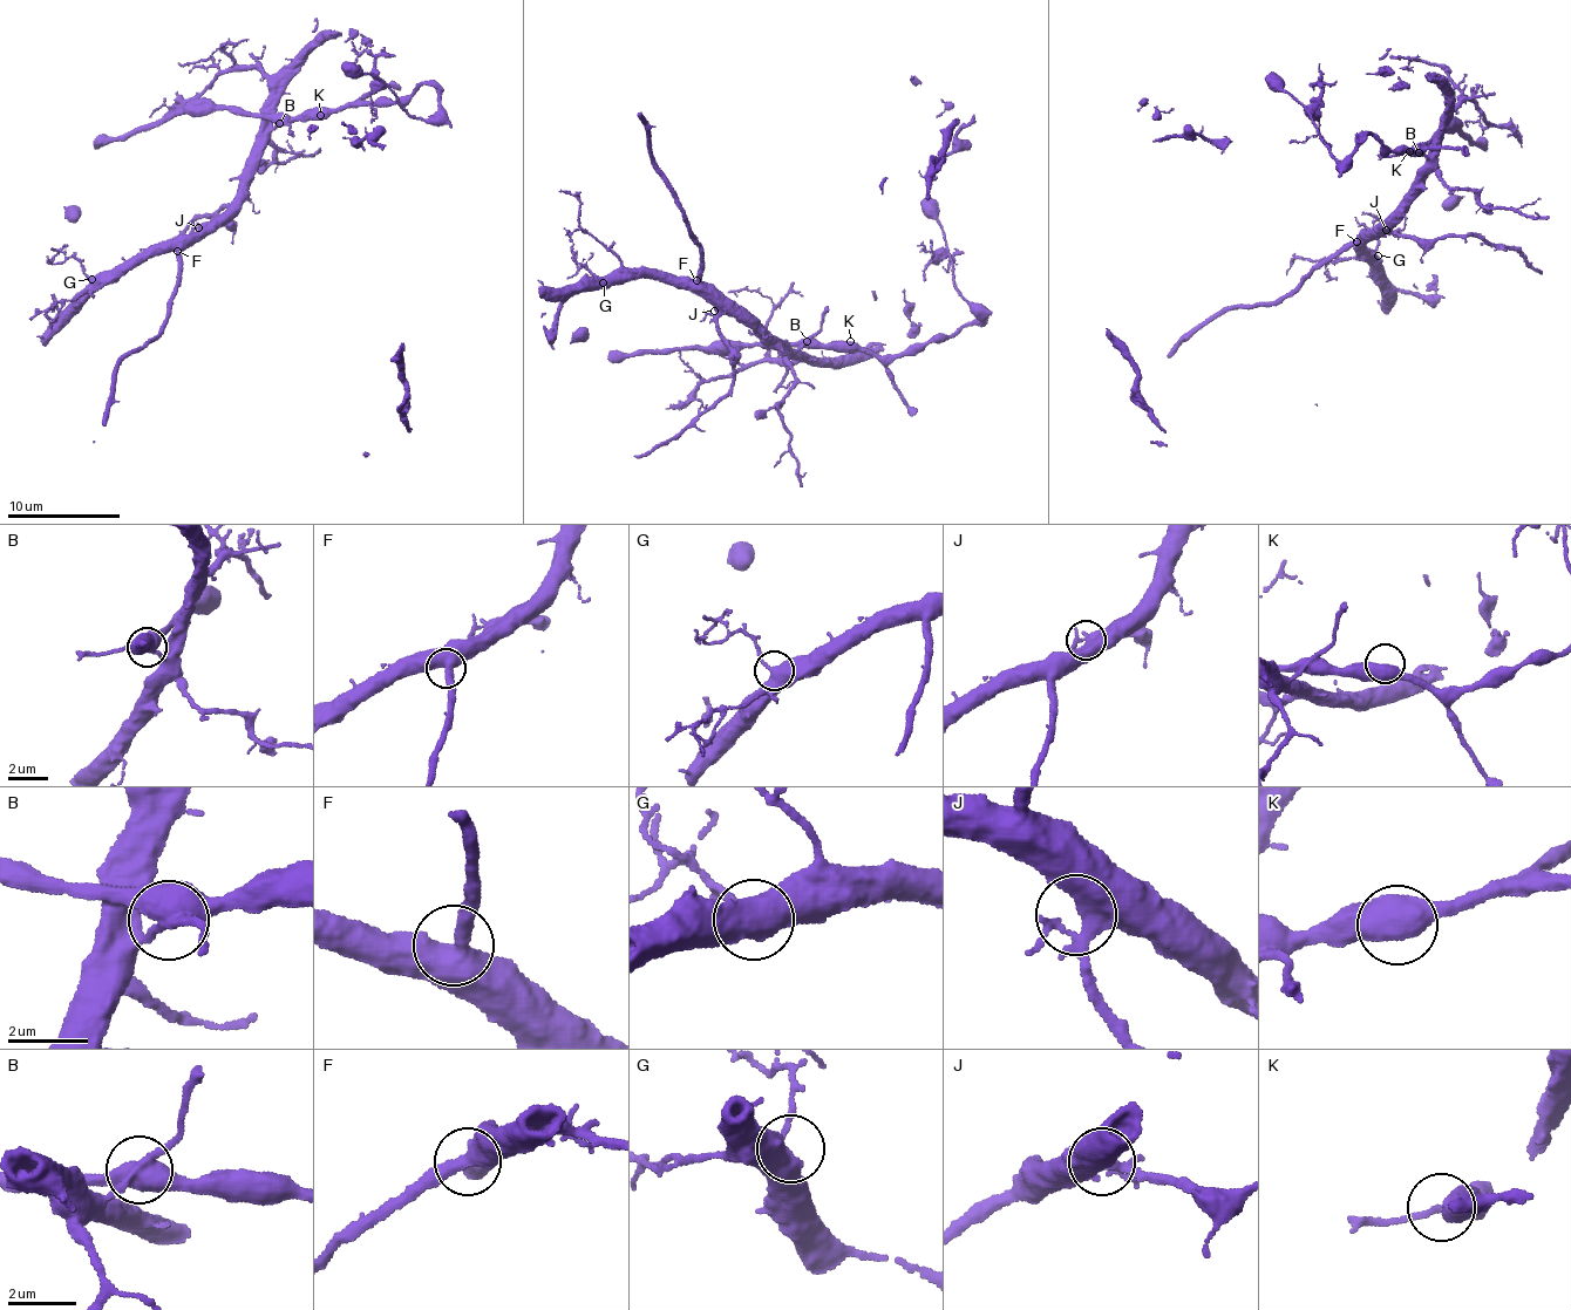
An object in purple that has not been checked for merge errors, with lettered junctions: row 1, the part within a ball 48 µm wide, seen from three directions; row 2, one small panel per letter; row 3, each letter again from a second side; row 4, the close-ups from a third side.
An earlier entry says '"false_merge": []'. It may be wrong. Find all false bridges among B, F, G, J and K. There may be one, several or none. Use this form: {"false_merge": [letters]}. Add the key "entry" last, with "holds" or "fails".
{"false_merge": ["B"], "entry": "fails"}

